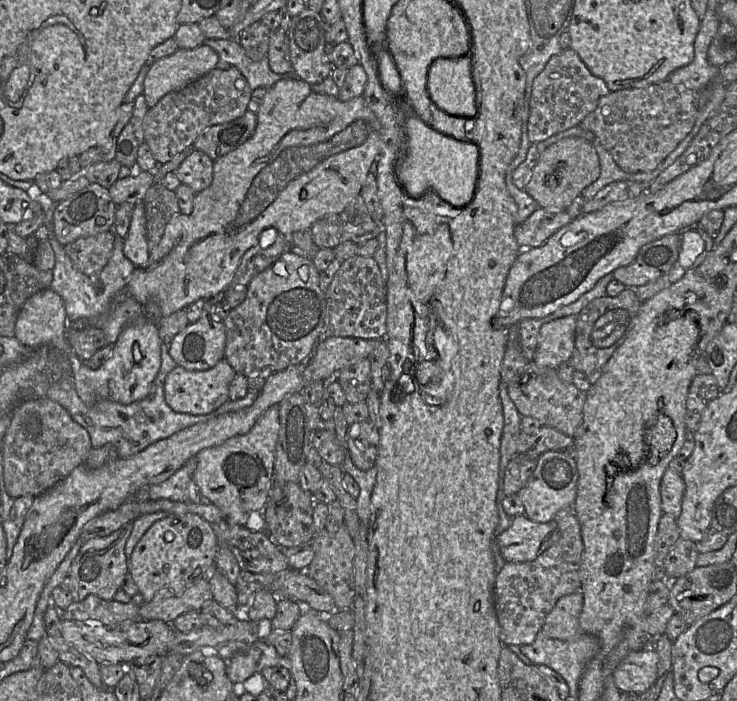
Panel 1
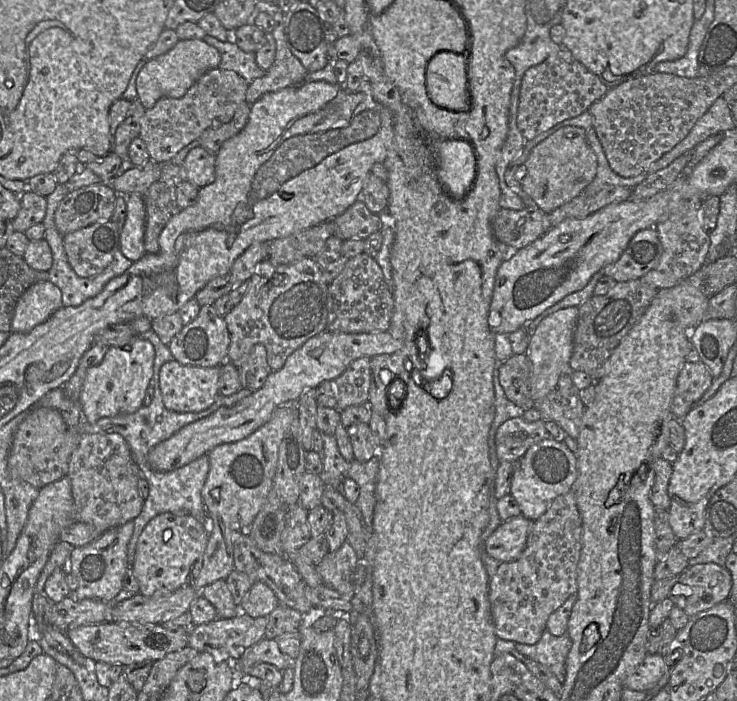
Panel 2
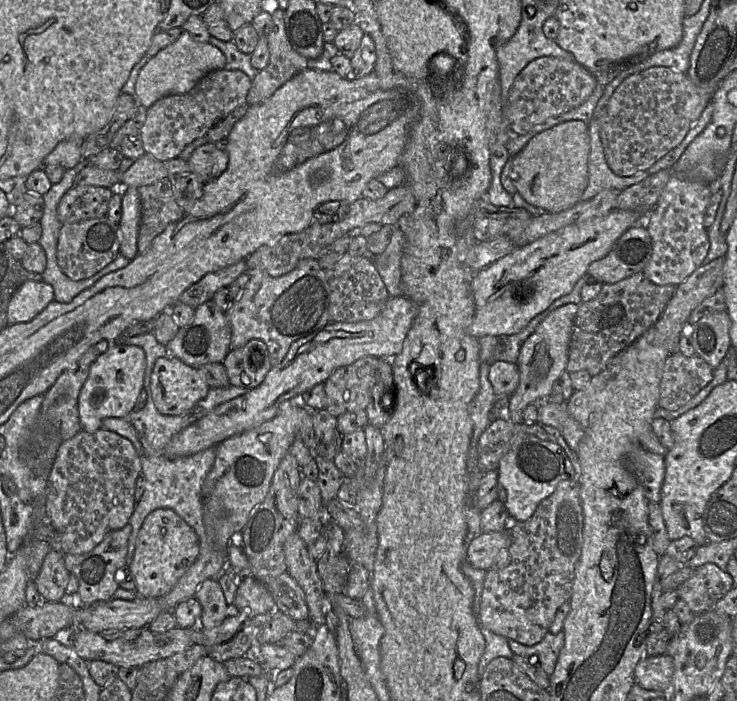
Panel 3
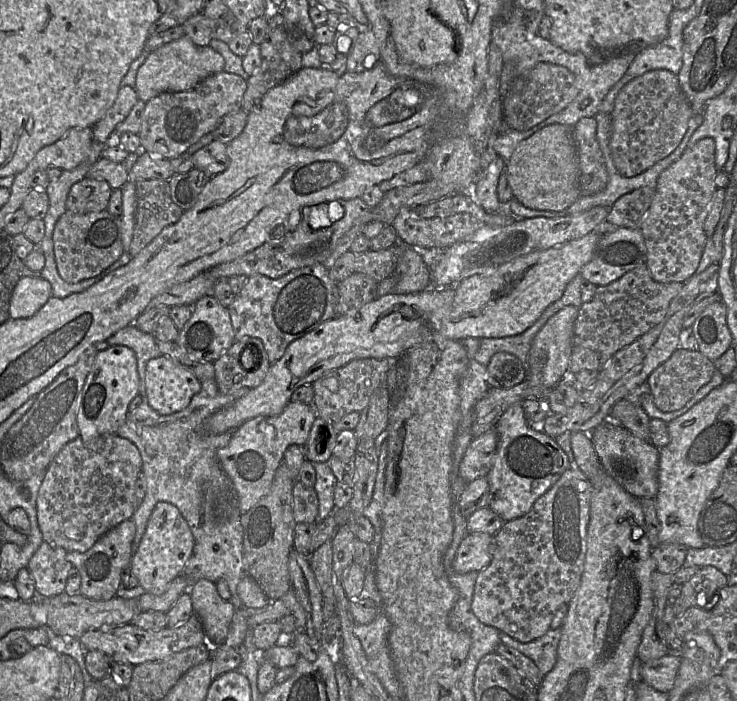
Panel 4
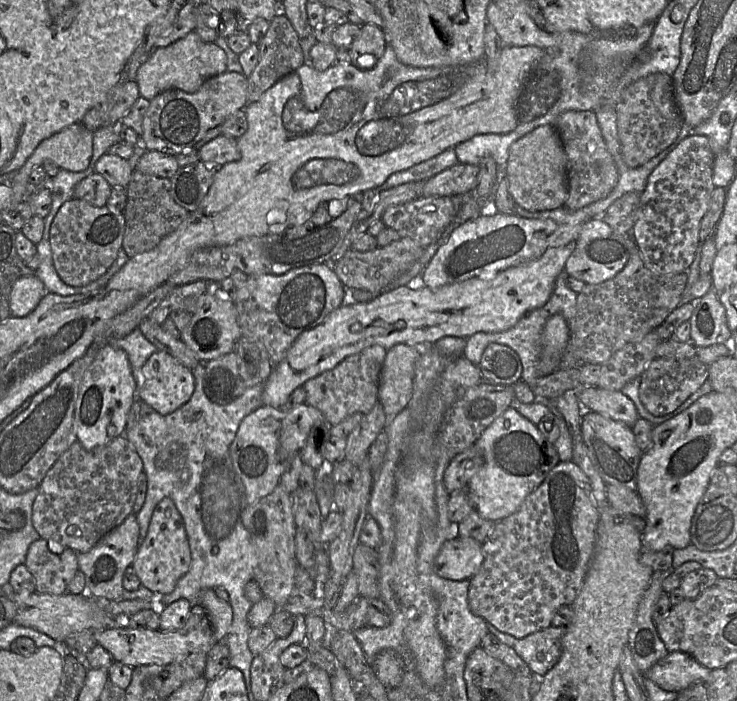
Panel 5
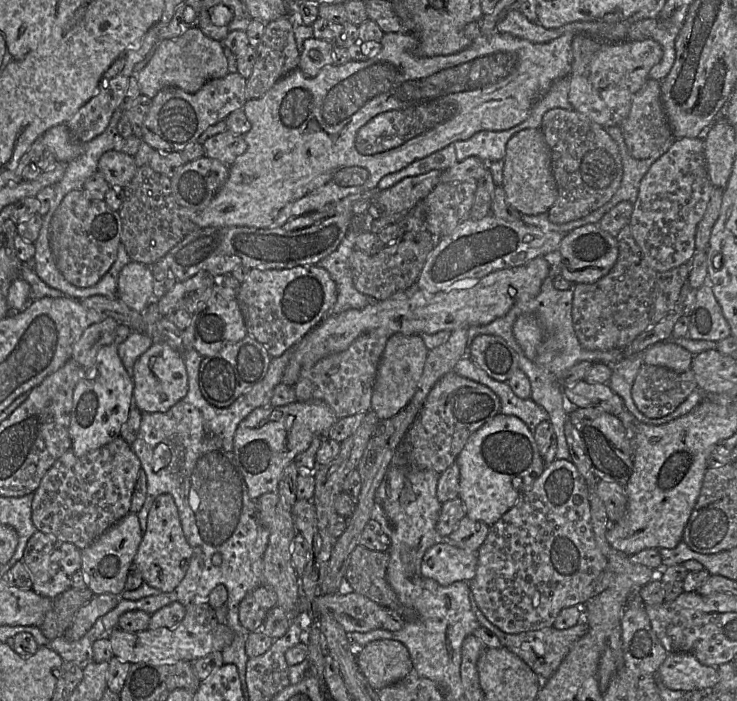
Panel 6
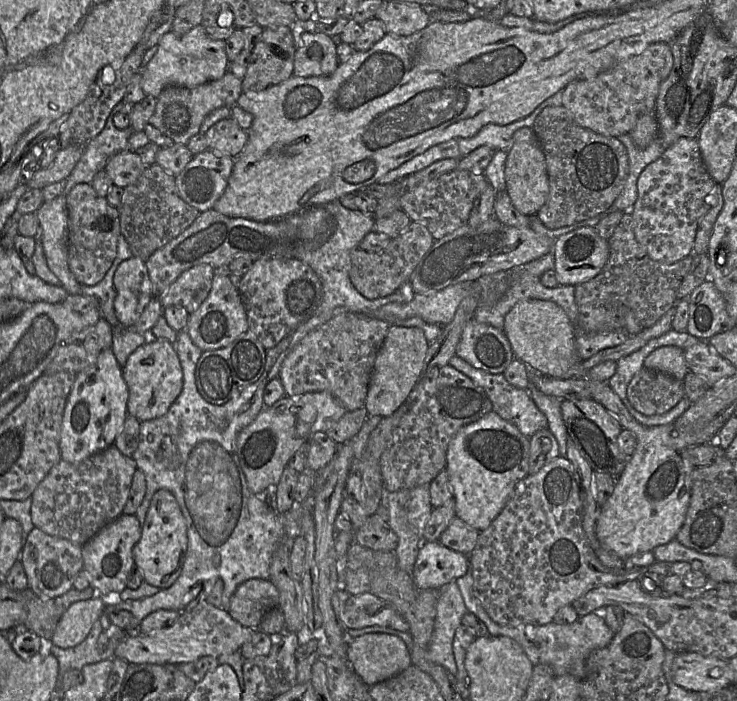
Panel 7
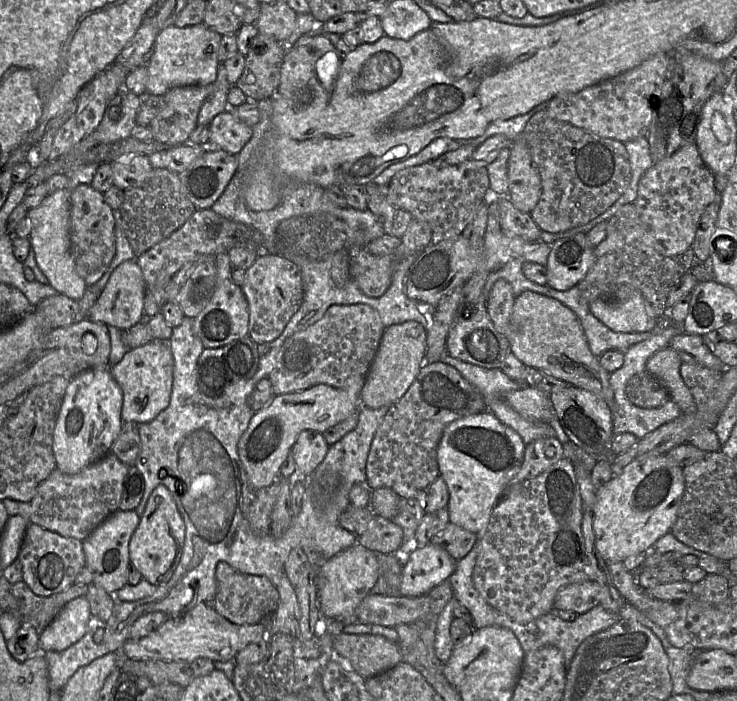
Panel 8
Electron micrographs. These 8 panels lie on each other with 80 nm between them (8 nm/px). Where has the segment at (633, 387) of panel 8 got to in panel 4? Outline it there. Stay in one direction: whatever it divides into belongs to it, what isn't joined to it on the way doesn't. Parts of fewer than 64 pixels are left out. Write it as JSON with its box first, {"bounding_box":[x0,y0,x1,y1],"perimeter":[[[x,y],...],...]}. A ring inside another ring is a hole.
{"bounding_box":[646,348,714,412],"perimeter":[[[678,348],[664,363],[651,372],[646,383],[655,406],[662,412],[672,412],[681,409],[702,386],[708,383],[714,371],[713,362],[698,349],[691,351]]]}

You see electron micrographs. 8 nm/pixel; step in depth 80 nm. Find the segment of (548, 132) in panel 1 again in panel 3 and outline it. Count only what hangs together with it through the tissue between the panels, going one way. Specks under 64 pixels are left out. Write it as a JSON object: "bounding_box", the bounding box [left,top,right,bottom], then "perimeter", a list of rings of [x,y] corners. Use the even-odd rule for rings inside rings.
{"bounding_box":[507,57,597,135],"perimeter":[[[540,57],[530,62],[516,77],[507,102],[508,128],[524,135],[535,125],[582,105],[593,93],[597,78],[575,60]]]}

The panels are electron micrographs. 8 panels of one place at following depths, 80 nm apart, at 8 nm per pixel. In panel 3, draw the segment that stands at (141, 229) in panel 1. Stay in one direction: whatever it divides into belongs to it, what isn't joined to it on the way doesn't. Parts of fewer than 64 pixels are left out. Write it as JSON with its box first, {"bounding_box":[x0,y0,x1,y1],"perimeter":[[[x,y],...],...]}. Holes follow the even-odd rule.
{"bounding_box":[119,187,141,260],"perimeter":[[[136,187],[122,189],[122,217],[119,222],[120,254],[129,260],[139,253],[137,249],[138,232],[141,221],[141,202]]]}

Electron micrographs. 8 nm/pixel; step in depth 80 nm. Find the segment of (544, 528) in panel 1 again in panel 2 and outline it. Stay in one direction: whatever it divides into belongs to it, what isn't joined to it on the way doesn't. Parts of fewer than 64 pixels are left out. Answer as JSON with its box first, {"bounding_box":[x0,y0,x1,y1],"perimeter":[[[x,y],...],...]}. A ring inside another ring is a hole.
{"bounding_box":[484,515,533,563],"perimeter":[[[522,515],[502,522],[497,529],[486,538],[484,551],[500,563],[518,559],[525,548],[528,533],[533,521]]]}

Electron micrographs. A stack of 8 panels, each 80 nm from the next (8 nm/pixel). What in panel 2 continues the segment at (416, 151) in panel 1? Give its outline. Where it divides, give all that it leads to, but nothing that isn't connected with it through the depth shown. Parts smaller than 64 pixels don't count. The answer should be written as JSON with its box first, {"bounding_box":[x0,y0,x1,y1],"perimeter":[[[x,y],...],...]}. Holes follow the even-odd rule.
{"bounding_box":[419,127,476,200],"perimeter":[[[422,127],[419,136],[433,162],[435,177],[443,192],[454,200],[466,198],[476,171],[473,146],[444,138]]]}

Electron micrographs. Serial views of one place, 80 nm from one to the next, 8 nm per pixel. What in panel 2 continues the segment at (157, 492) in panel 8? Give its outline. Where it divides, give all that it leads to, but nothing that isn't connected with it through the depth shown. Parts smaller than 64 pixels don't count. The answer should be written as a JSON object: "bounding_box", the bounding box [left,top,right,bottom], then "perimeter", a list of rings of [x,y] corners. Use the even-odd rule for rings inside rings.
{"bounding_box":[130,512,209,596],"perimeter":[[[171,512],[161,513],[157,516],[155,516],[154,518],[152,518],[147,523],[147,525],[143,529],[143,531],[138,539],[134,562],[133,562],[133,565],[130,567],[132,574],[134,575],[134,577],[137,579],[137,581],[139,583],[139,593],[144,596],[152,596],[157,593],[171,593],[171,592],[176,591],[177,589],[179,589],[180,587],[182,587],[185,584],[190,584],[191,571],[192,571],[194,565],[196,564],[196,562],[203,556],[203,553],[204,553],[207,543],[208,543],[208,537],[209,537],[209,533],[208,533],[207,518],[206,518],[206,522],[203,523],[203,522],[198,521],[196,518],[194,518],[191,515],[179,515],[179,514],[171,513]]]}

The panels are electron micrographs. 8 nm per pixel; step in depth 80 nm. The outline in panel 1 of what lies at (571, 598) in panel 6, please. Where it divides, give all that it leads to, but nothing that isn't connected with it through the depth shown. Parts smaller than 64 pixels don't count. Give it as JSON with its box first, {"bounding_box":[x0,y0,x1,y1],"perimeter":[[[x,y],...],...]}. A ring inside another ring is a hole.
{"bounding_box":[493,508,583,646],"perimeter":[[[573,508],[560,510],[553,521],[556,529],[543,541],[541,552],[535,559],[526,562],[506,562],[496,575],[493,602],[503,646],[533,643],[557,600],[580,588],[583,541],[579,521]]]}

